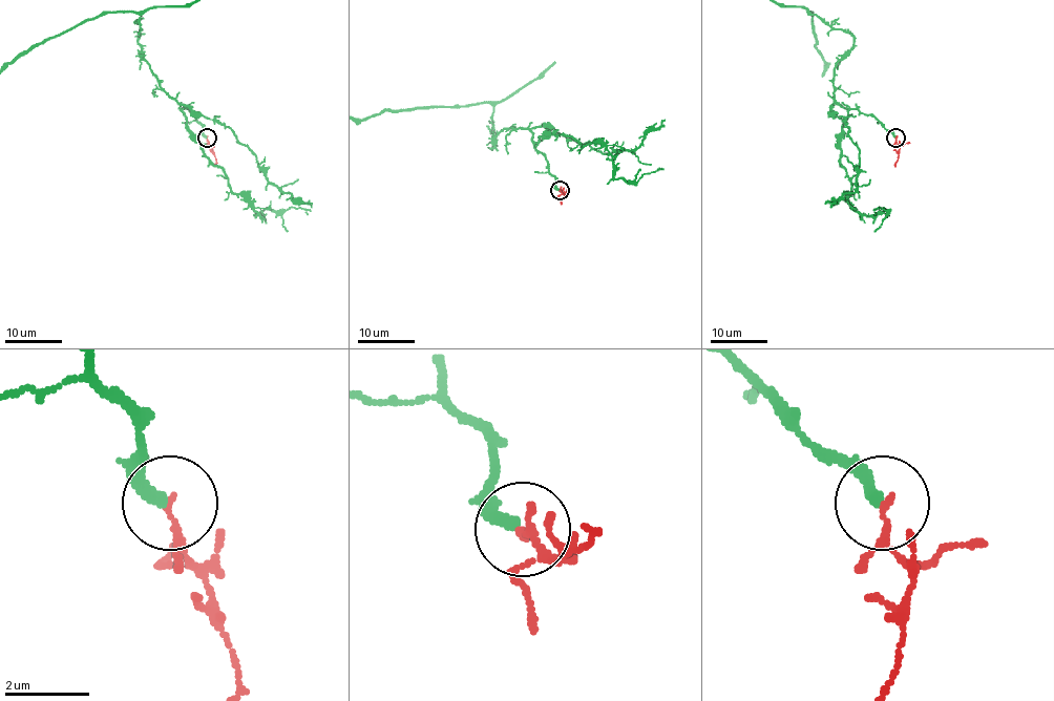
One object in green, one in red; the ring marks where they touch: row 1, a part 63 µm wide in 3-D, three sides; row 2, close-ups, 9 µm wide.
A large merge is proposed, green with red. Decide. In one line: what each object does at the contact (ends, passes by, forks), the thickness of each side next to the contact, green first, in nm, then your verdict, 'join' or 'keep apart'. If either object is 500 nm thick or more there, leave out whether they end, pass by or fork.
green ends there; red passes by; 320 nm thick on the green side, 110 nm on the other; join

